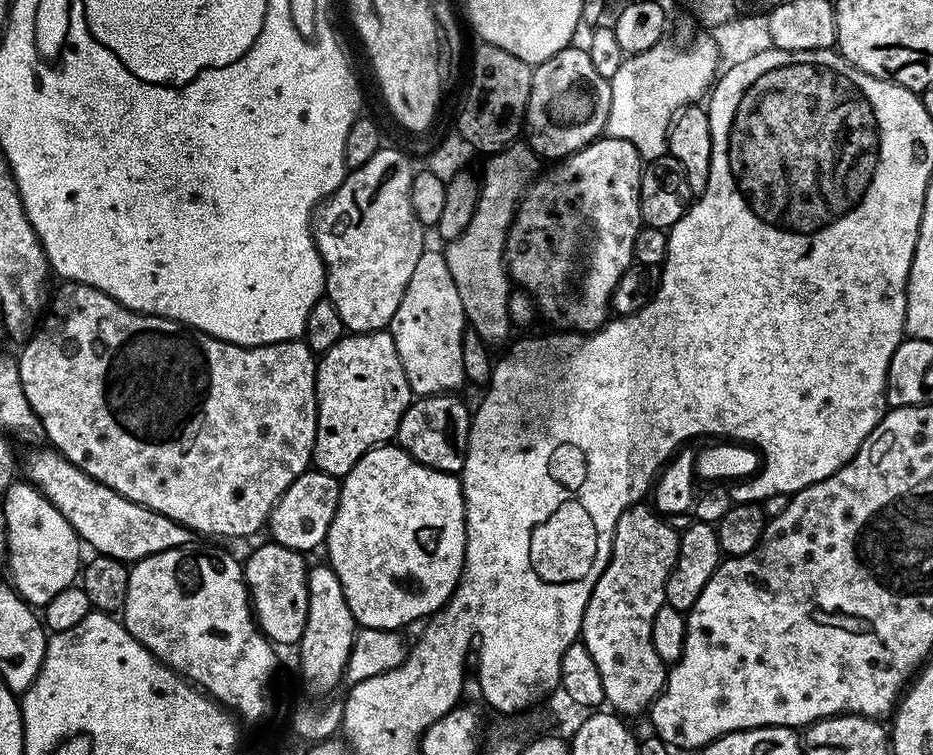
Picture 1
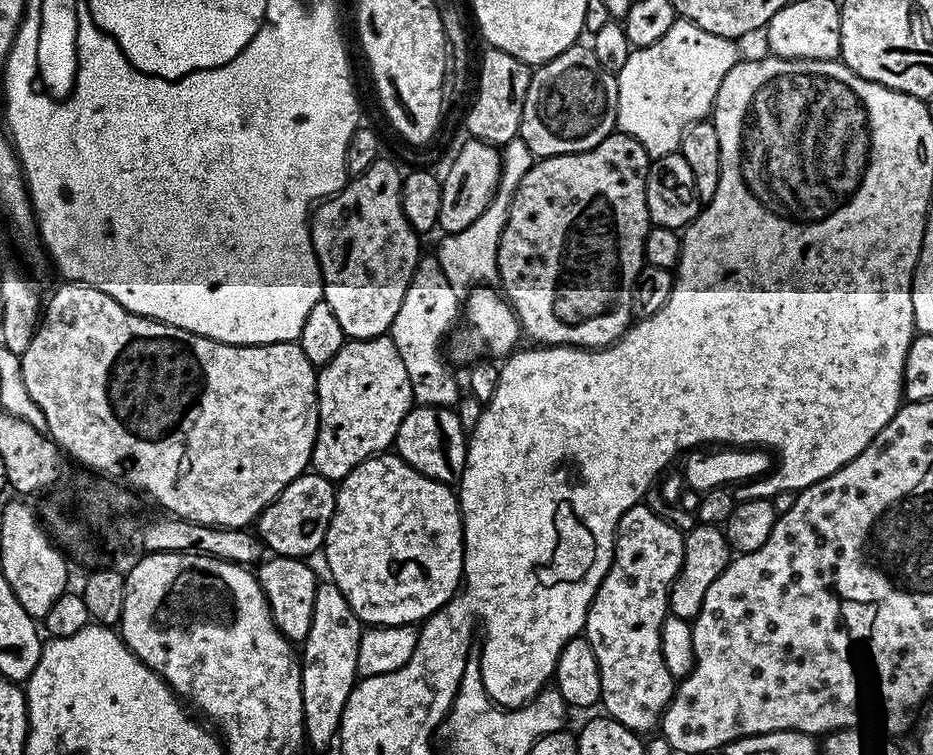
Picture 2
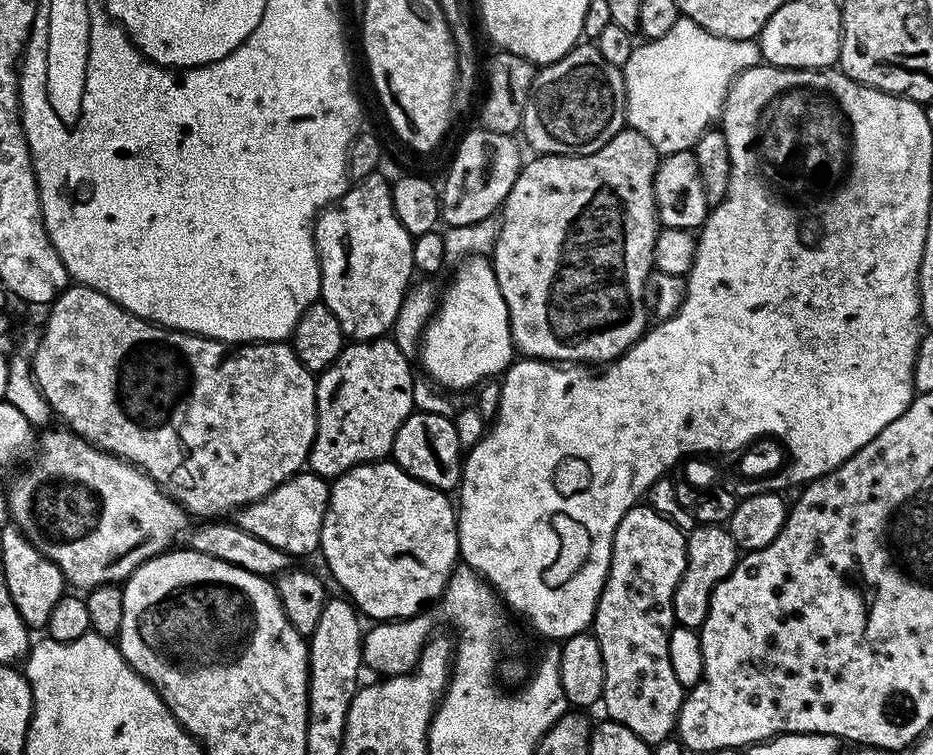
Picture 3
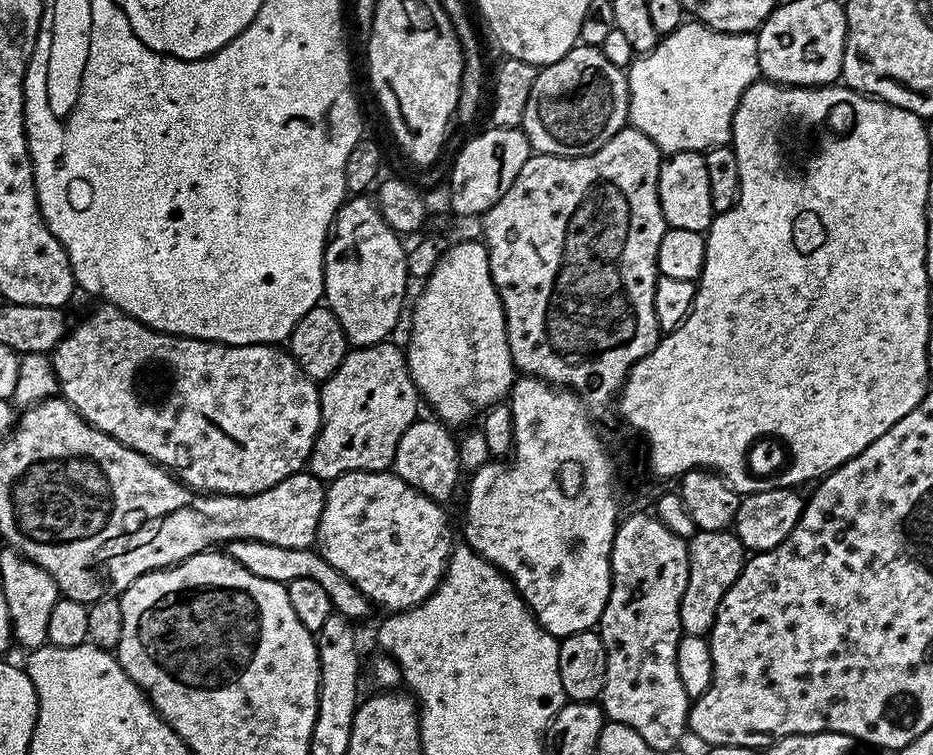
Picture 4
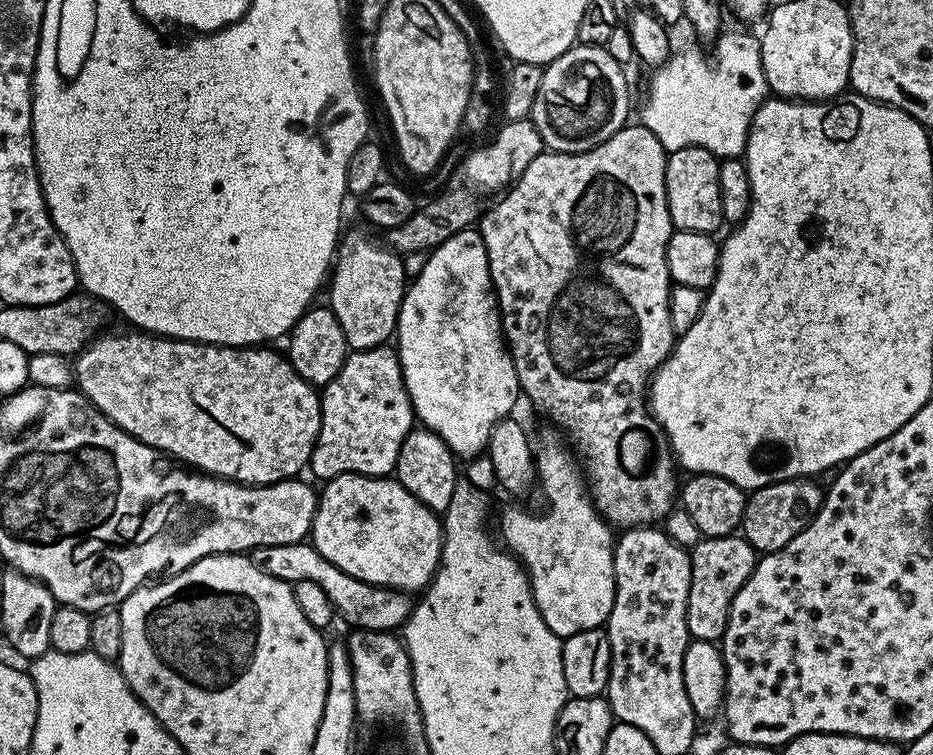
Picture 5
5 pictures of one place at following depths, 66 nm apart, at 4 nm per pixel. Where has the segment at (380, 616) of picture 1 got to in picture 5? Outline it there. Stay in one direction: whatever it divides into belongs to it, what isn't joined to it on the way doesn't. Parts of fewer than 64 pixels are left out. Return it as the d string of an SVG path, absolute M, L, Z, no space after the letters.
M347 472L341 476L332 477L323 487L324 492L322 488L316 502L316 513L314 514L314 522L312 523L312 530L310 533L310 542L320 551L322 558L326 558L334 566L338 566L338 570L342 570L346 574L350 574L354 578L358 578L367 584L376 584L379 588L396 588L399 592L416 594L431 584L432 577L436 575L436 570L440 567L440 551L444 545L442 520L437 513L431 512L426 505L422 502L418 502L418 498L414 498L414 494L410 494L410 490L403 488L399 480L395 478L359 476L353 472Z

